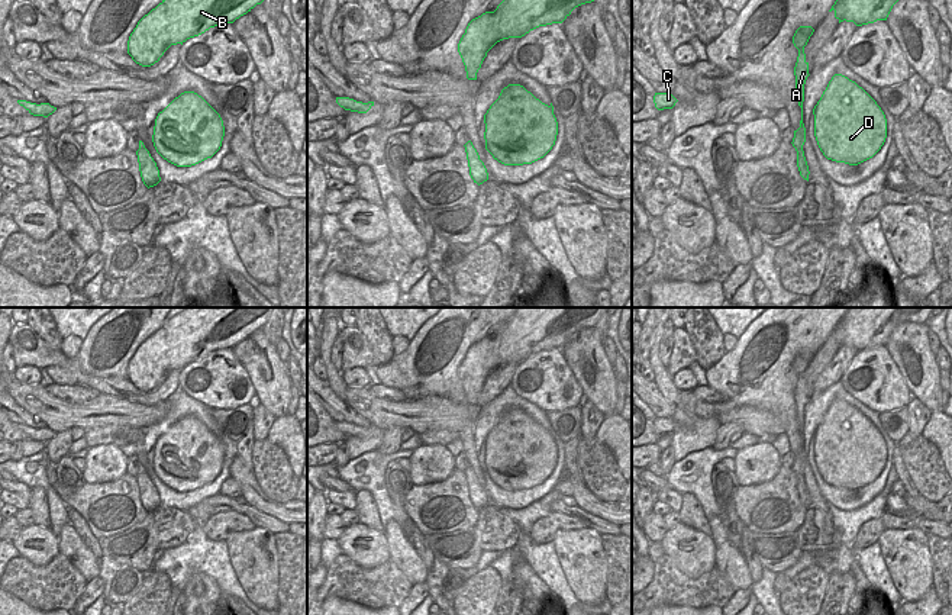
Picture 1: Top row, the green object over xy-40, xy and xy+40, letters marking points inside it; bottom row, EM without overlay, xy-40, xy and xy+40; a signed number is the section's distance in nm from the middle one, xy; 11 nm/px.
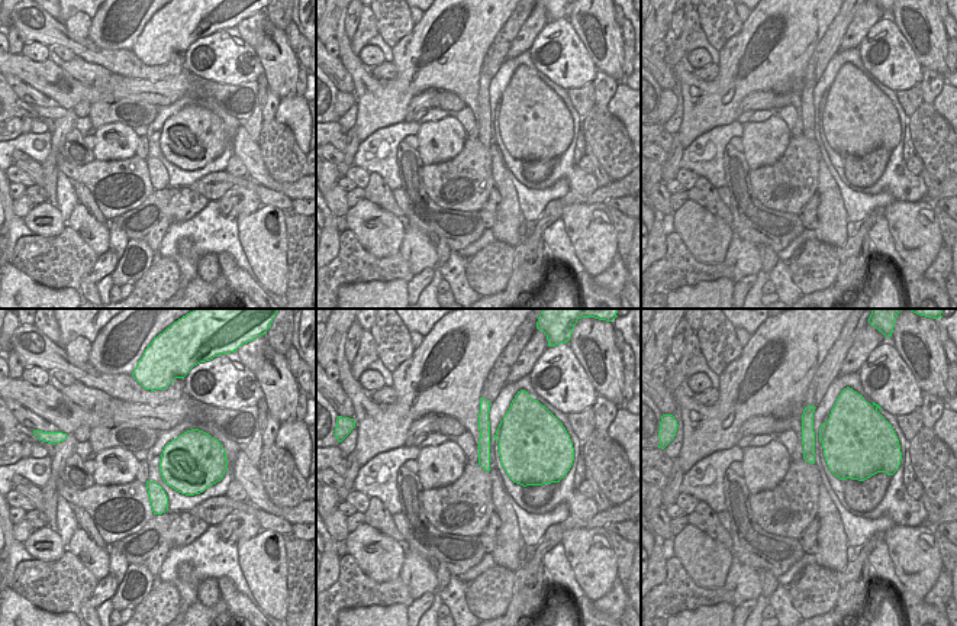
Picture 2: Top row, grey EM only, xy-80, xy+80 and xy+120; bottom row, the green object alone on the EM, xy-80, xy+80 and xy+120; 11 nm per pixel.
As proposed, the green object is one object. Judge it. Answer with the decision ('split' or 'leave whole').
leave whole

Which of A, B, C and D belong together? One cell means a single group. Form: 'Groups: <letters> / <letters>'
Groups: A B C D.

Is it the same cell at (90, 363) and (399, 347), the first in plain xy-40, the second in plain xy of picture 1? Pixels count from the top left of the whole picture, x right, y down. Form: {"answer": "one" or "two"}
{"answer": "two"}

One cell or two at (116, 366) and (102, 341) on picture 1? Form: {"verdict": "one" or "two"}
{"verdict": "one"}

